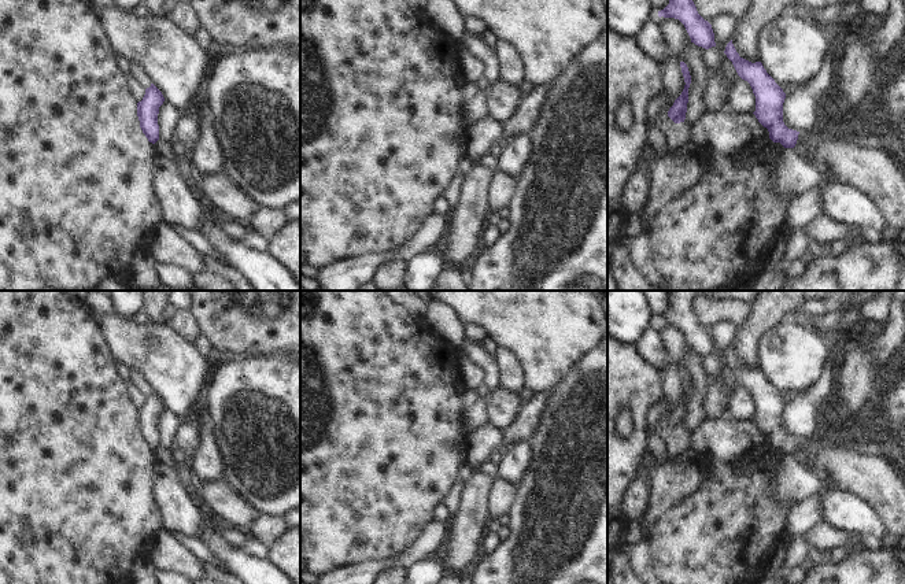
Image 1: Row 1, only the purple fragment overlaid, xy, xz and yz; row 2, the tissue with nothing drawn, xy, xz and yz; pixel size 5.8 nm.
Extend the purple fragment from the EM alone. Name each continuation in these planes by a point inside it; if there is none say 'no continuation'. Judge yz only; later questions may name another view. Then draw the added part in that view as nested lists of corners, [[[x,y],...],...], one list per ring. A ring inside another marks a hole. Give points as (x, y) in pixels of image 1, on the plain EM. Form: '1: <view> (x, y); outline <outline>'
no continuation

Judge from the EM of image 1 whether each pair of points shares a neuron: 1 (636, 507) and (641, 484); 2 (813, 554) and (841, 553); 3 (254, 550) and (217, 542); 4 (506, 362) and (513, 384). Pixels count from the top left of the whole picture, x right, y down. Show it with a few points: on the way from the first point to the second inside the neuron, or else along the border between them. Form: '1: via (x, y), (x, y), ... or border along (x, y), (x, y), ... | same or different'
1: via (636, 502), (641, 490) | same
2: via (820, 555), (834, 555) | same
3: border along (236, 549), (265, 560) | different
4: via (509, 368), (510, 379) | same

